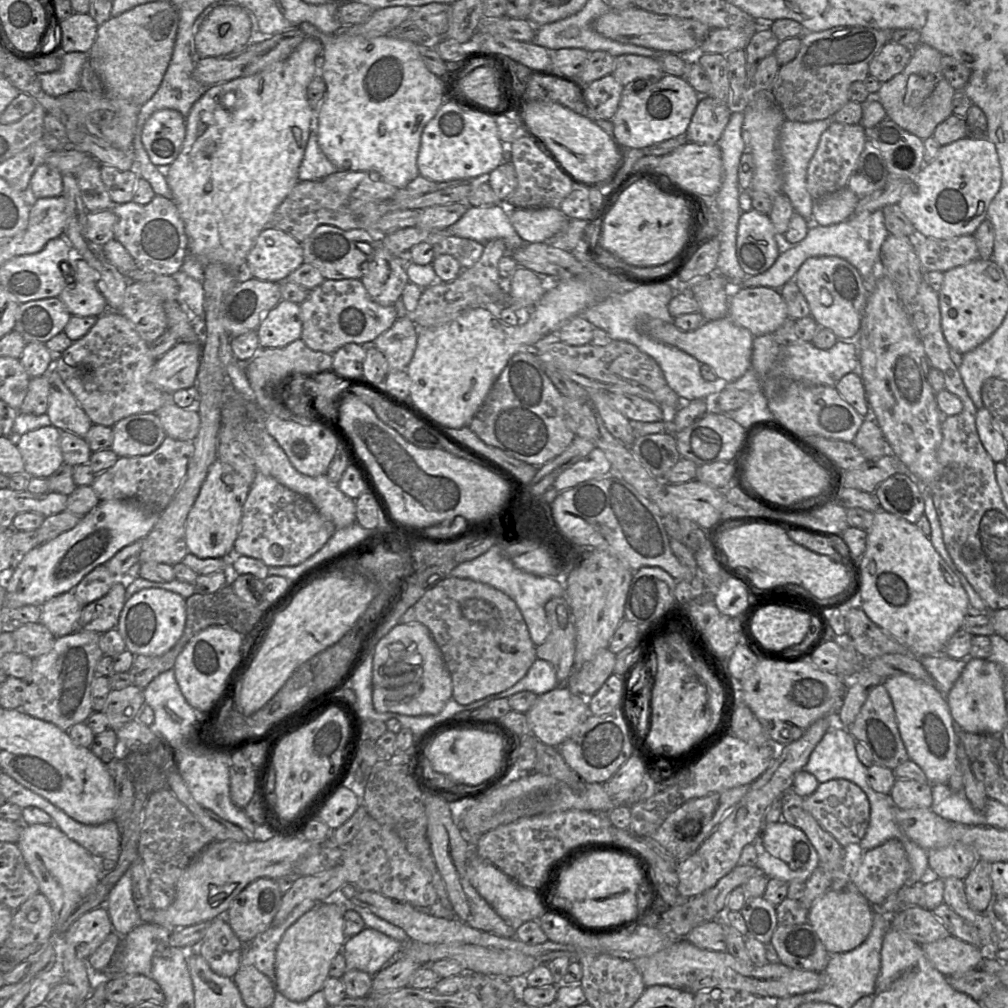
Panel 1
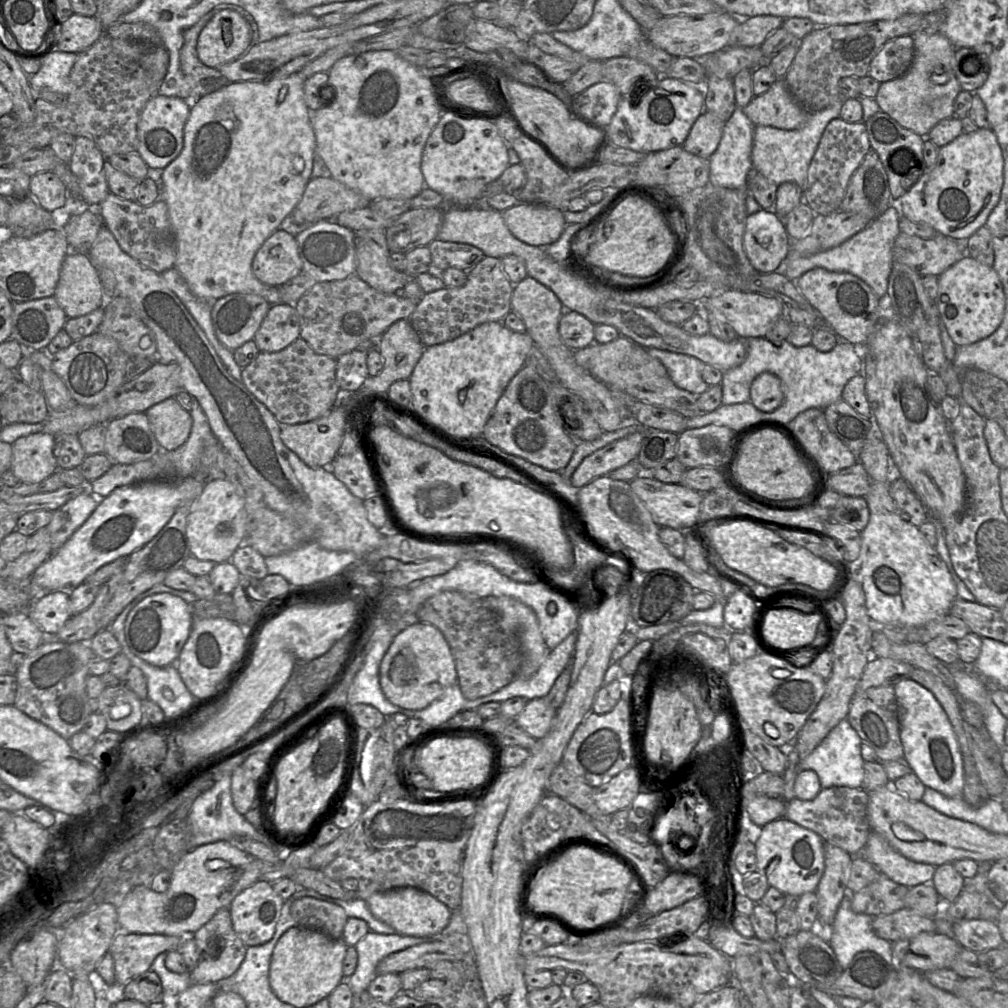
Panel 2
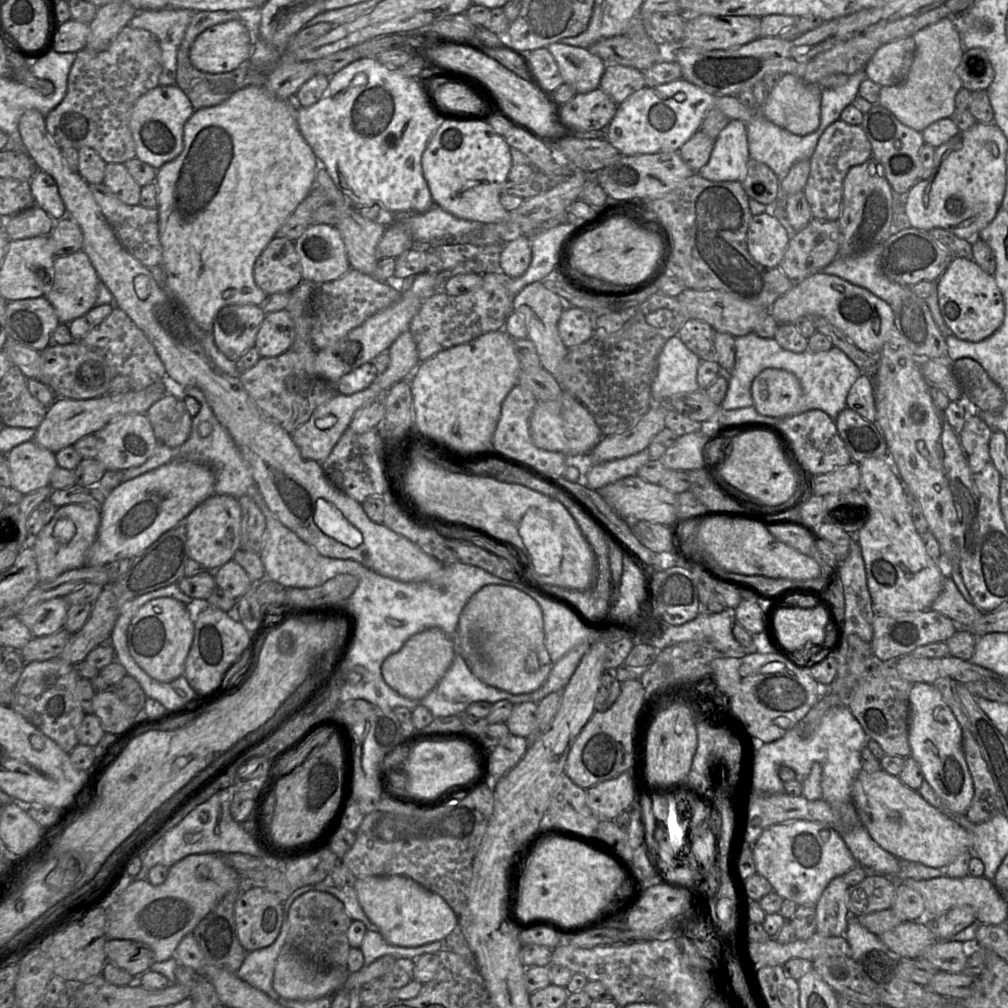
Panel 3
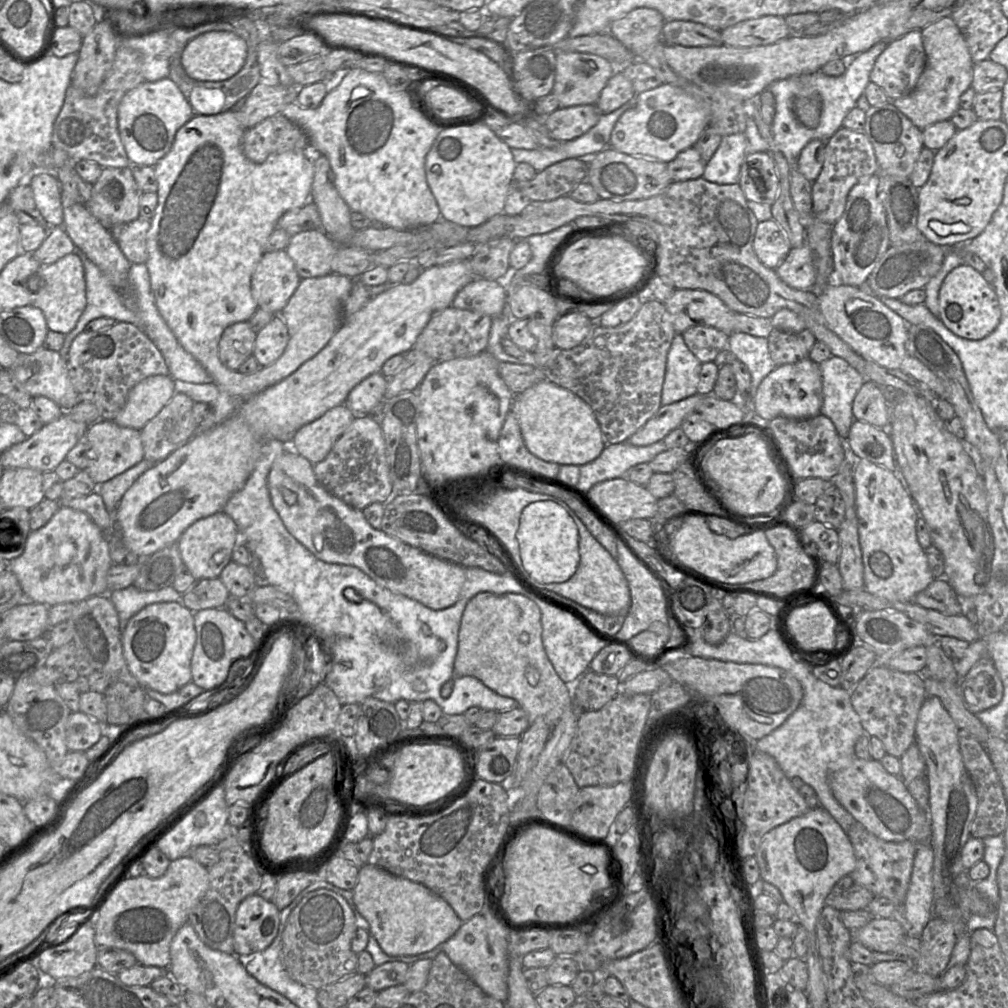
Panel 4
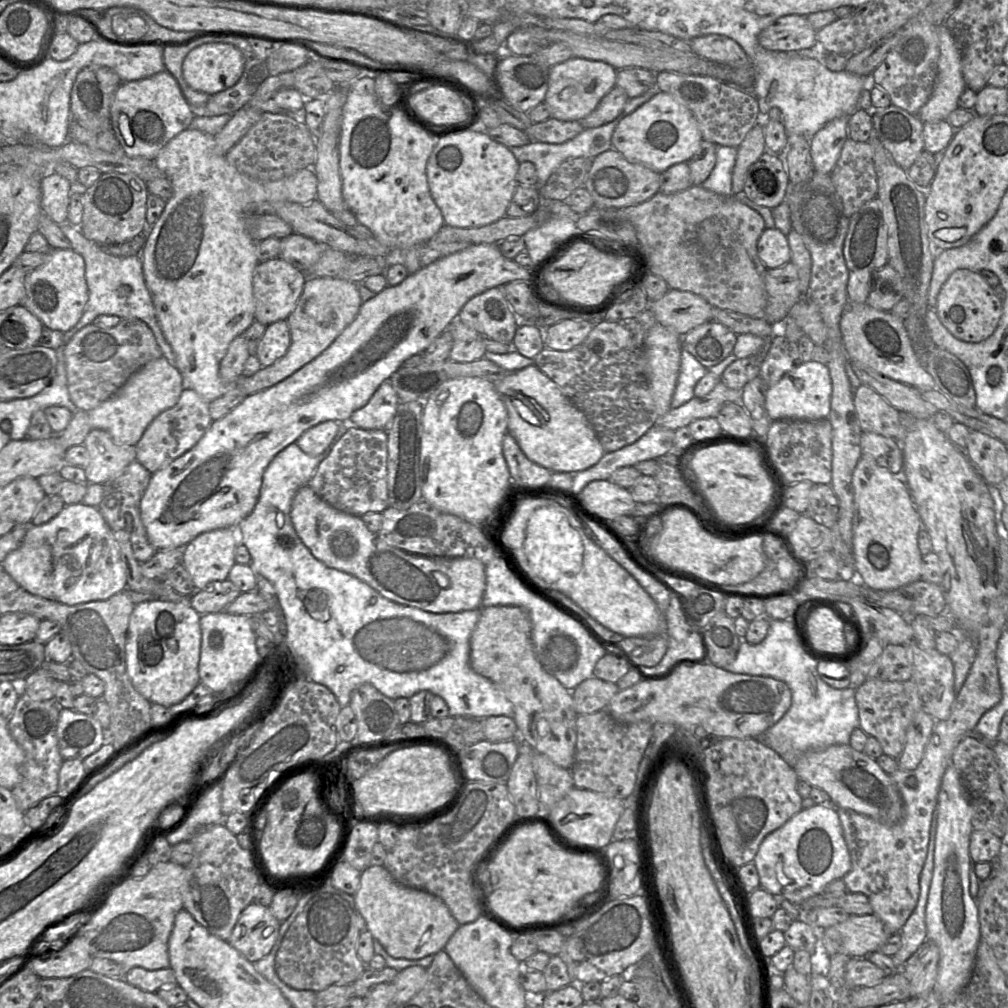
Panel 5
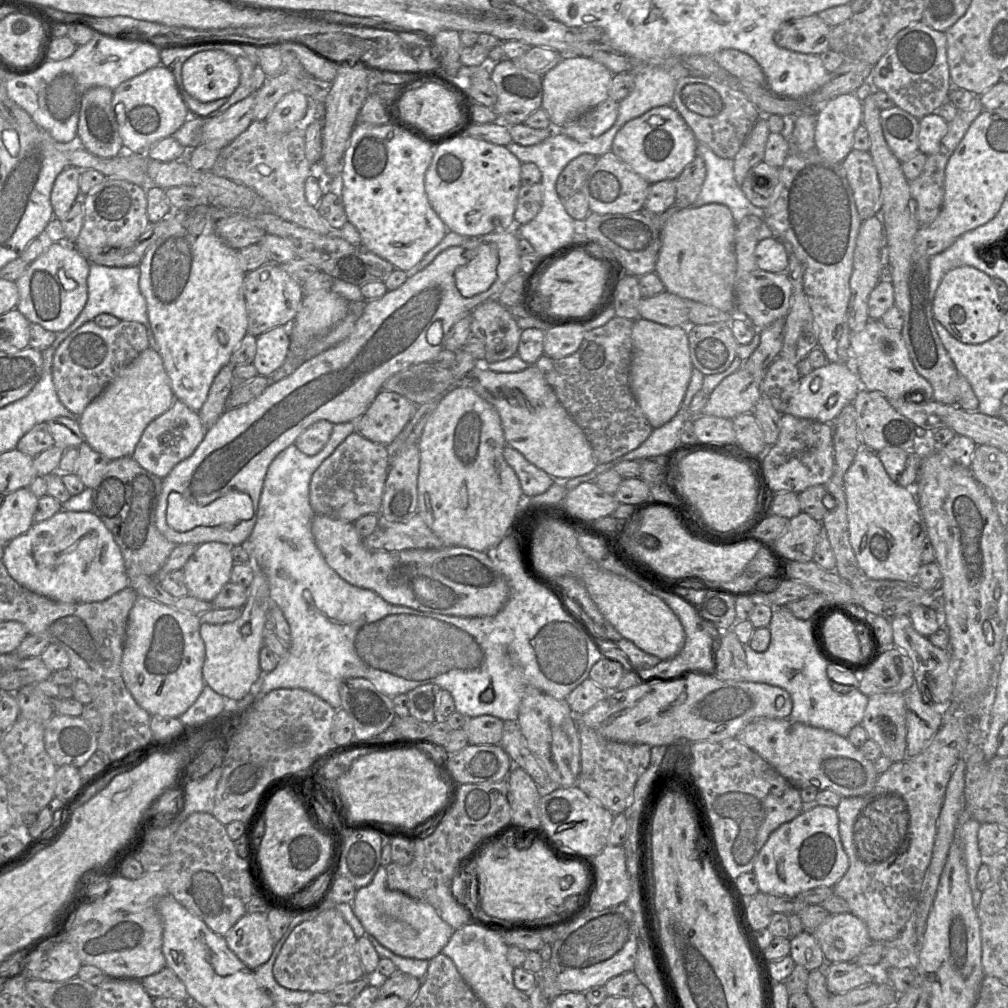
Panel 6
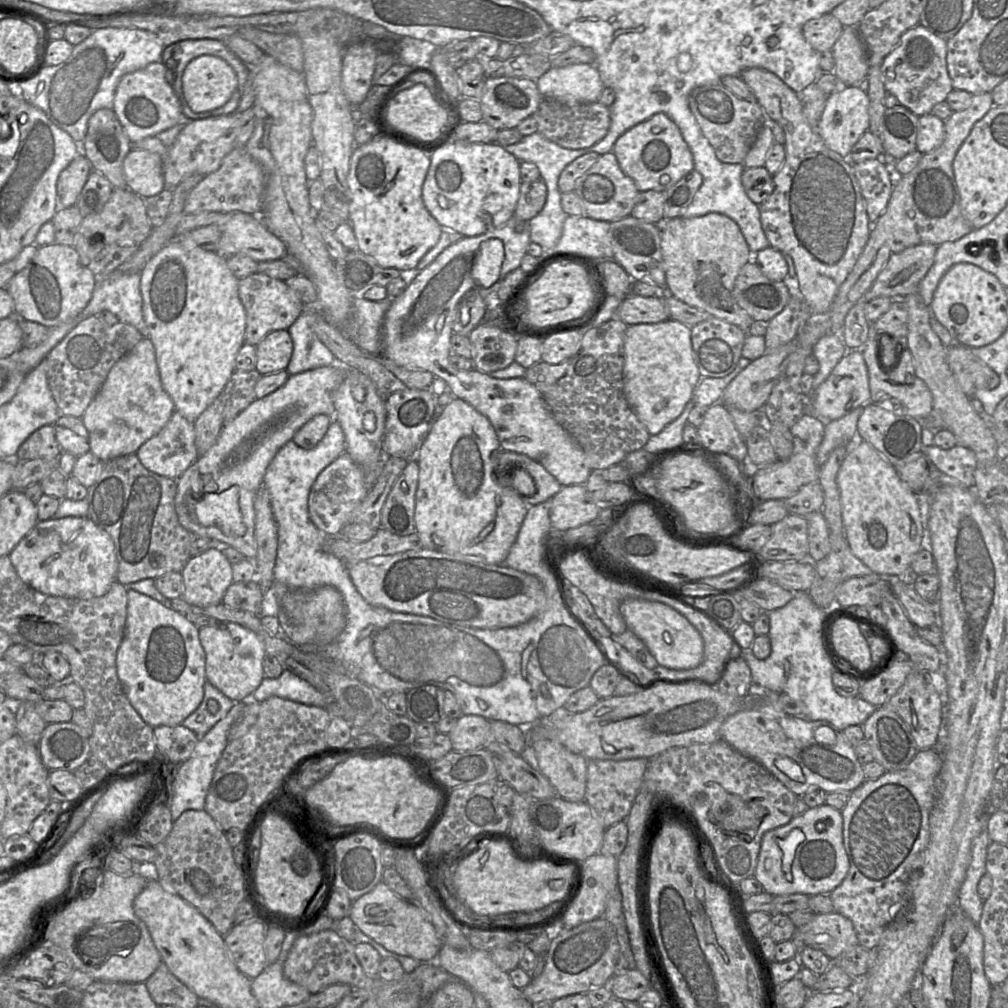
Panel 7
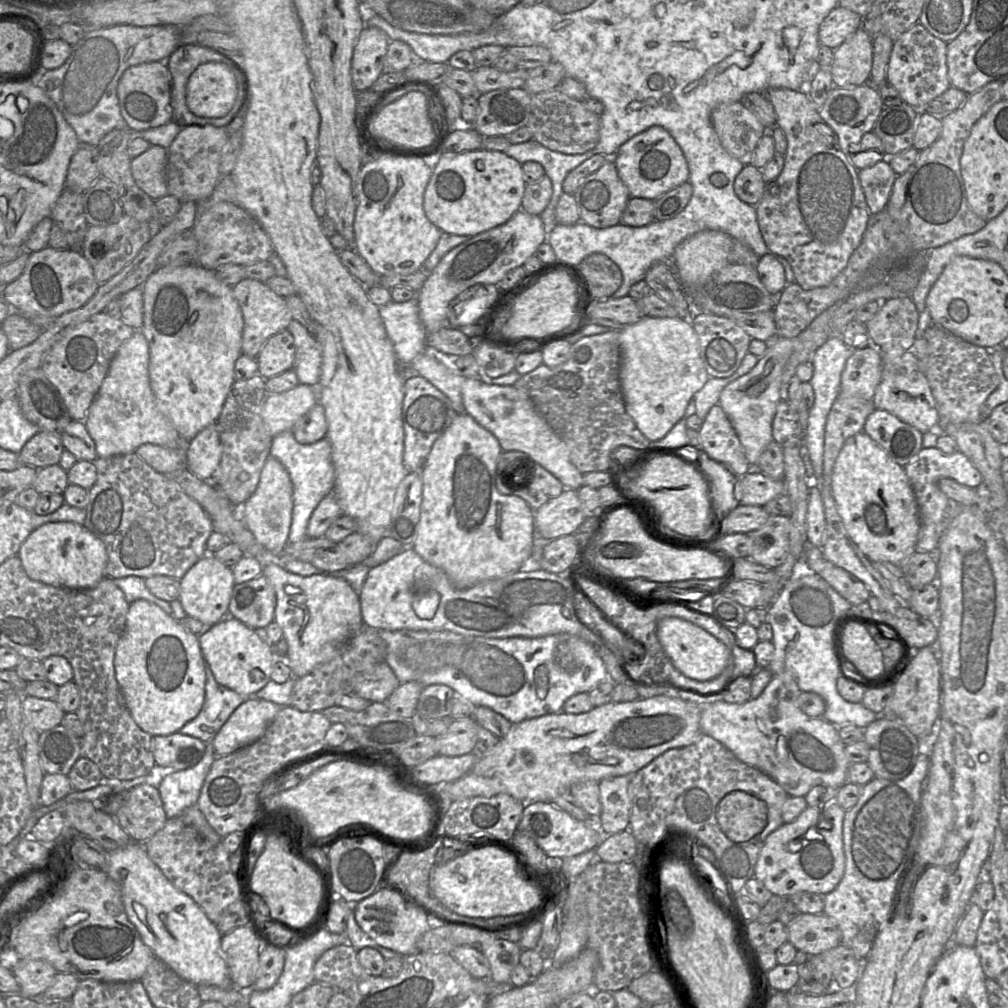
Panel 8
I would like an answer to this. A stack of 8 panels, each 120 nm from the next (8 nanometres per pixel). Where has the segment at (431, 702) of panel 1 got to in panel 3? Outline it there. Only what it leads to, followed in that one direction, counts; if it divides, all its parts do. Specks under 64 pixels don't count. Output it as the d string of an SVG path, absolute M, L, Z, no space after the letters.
M429 628L411 636L396 653L389 655L381 666L389 687L403 697L422 699L442 679L455 658L455 641L441 629Z

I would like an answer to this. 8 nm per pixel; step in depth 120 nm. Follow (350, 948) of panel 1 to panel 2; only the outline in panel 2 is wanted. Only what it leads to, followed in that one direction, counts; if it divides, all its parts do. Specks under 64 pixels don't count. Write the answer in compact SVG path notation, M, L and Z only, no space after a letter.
M369 931L354 946L358 953L355 972L348 978L347 984L353 994L368 989L377 976L377 965L391 953L398 952L411 946L436 940L437 937L419 937L394 934L381 934Z

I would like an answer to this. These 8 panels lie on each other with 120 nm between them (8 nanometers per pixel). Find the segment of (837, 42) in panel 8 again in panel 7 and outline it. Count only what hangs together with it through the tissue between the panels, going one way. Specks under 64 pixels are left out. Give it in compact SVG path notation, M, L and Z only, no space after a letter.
M830 12L807 21L803 25L802 33L813 49L825 51L832 49L843 28L841 22Z

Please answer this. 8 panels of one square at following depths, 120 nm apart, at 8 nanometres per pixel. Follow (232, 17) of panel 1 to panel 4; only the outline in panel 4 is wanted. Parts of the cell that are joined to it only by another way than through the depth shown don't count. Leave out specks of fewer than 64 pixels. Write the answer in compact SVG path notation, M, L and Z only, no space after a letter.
M210 31L192 39L181 54L181 65L186 74L198 81L223 81L231 78L243 67L249 44L240 34L232 31Z

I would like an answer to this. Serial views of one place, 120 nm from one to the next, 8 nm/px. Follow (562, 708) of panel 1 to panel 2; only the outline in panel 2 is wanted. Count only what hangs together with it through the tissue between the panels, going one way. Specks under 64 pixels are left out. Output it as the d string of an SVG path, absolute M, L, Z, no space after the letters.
M545 698L528 701L524 710L516 717L517 724L531 737L543 738L552 725L557 710Z

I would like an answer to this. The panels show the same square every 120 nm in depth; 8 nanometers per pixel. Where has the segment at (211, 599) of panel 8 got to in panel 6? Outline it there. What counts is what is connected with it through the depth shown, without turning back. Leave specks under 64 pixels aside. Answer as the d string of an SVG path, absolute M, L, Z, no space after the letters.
M215 541L196 546L182 568L188 594L211 602L230 581L232 567L231 546Z

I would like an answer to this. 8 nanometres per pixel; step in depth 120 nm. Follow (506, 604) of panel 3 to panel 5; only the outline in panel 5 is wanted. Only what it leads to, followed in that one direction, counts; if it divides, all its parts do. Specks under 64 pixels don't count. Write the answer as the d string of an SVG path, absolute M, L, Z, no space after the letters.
M509 605L483 609L470 638L470 665L477 674L496 684L513 704L518 729L516 740L547 756L557 766L571 770L578 714L571 691L547 673L537 659L527 609Z

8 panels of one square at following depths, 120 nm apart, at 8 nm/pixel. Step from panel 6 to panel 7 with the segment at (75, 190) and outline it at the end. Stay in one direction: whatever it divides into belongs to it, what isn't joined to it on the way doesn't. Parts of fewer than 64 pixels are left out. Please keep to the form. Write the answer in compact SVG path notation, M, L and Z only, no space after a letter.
M82 153L77 156L59 175L57 181L57 201L59 208L76 204L93 168Z

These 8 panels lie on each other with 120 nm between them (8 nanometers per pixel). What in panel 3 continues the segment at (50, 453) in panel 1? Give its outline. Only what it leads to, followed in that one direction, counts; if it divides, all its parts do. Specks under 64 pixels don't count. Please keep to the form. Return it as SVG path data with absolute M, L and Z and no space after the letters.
M33 440L15 446L6 454L11 473L11 487L23 495L49 485L51 474L58 466L55 453L39 446Z

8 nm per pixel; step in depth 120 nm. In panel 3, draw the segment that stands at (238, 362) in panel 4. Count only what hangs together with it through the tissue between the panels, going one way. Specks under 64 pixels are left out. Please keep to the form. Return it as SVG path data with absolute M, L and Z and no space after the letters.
M229 305L216 315L212 335L218 349L231 361L237 361L255 346L257 332L264 320L261 306Z

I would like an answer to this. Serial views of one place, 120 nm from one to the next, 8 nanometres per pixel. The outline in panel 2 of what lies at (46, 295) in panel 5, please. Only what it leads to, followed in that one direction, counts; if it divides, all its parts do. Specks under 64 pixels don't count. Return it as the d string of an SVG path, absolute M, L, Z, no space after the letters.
M70 252L65 257L53 297L68 319L84 316L104 306L107 296L87 253Z

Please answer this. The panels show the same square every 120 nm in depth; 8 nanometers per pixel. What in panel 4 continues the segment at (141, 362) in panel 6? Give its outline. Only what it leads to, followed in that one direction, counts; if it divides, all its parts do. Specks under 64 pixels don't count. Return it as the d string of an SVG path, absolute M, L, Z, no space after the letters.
M170 375L147 377L130 390L124 407L113 421L121 427L141 431L175 393L174 379Z

